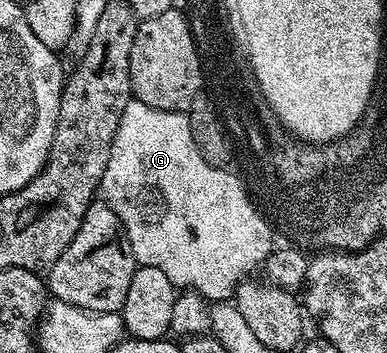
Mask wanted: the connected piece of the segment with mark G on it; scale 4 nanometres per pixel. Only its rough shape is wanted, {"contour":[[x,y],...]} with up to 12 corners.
{"contour":[[126,103],[100,181],[137,266],[227,302],[255,200],[181,117]]}

